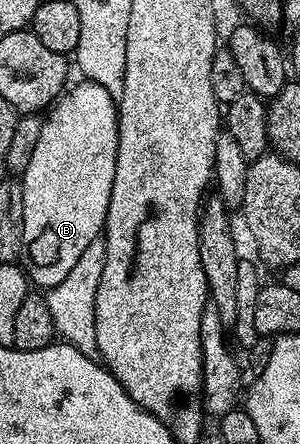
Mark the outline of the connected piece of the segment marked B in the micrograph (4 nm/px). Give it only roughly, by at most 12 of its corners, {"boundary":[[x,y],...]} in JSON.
{"boundary":[[81,80],[20,179],[34,287],[67,280],[105,228],[117,103]]}

